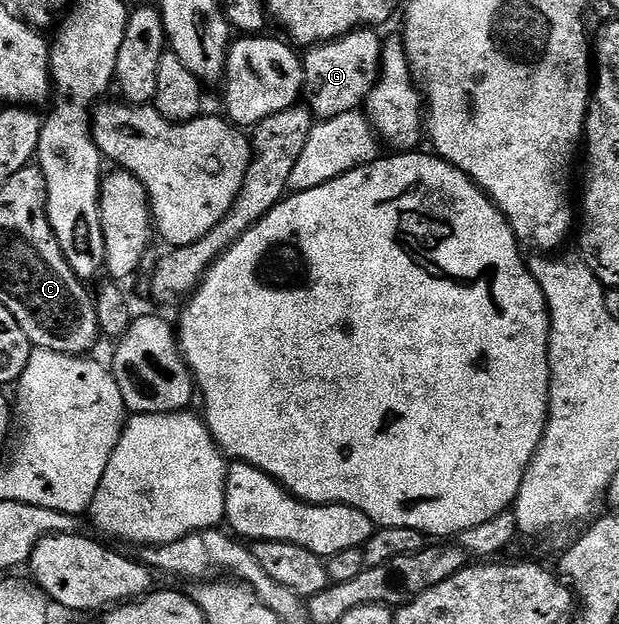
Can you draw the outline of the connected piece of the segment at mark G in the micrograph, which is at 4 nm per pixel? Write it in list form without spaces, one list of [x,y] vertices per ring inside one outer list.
[[[357,28],[336,40],[309,47],[303,53],[306,107],[317,121],[355,112],[367,101],[380,75],[382,36],[372,28]]]

